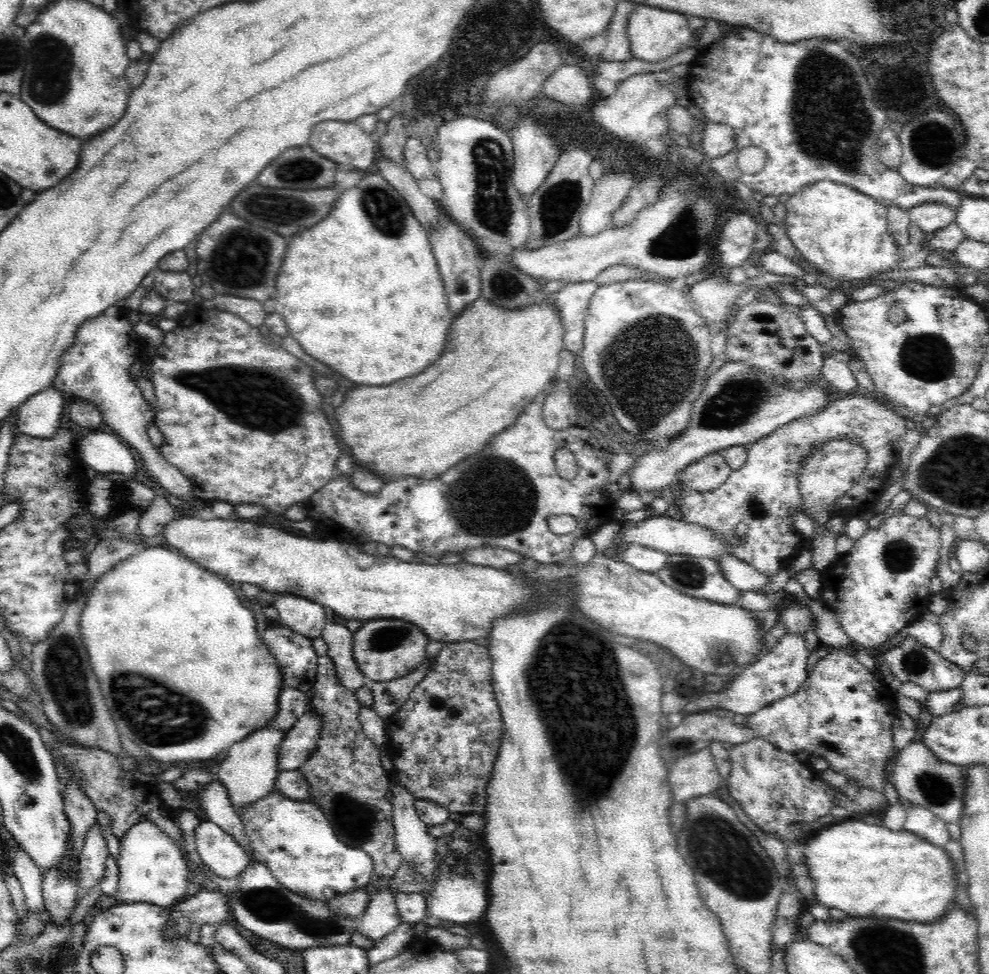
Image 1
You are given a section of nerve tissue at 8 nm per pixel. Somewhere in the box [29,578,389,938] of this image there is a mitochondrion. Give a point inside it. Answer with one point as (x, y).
(65, 679)

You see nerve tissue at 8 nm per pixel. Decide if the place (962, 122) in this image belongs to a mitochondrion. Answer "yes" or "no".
no

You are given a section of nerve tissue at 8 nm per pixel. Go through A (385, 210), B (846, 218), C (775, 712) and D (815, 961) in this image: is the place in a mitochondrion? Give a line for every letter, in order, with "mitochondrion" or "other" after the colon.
A: mitochondrion
B: other
C: other
D: other

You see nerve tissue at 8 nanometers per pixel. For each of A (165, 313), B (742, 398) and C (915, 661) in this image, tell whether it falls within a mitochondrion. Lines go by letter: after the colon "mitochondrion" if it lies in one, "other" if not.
A: other
B: mitochondrion
C: mitochondrion

